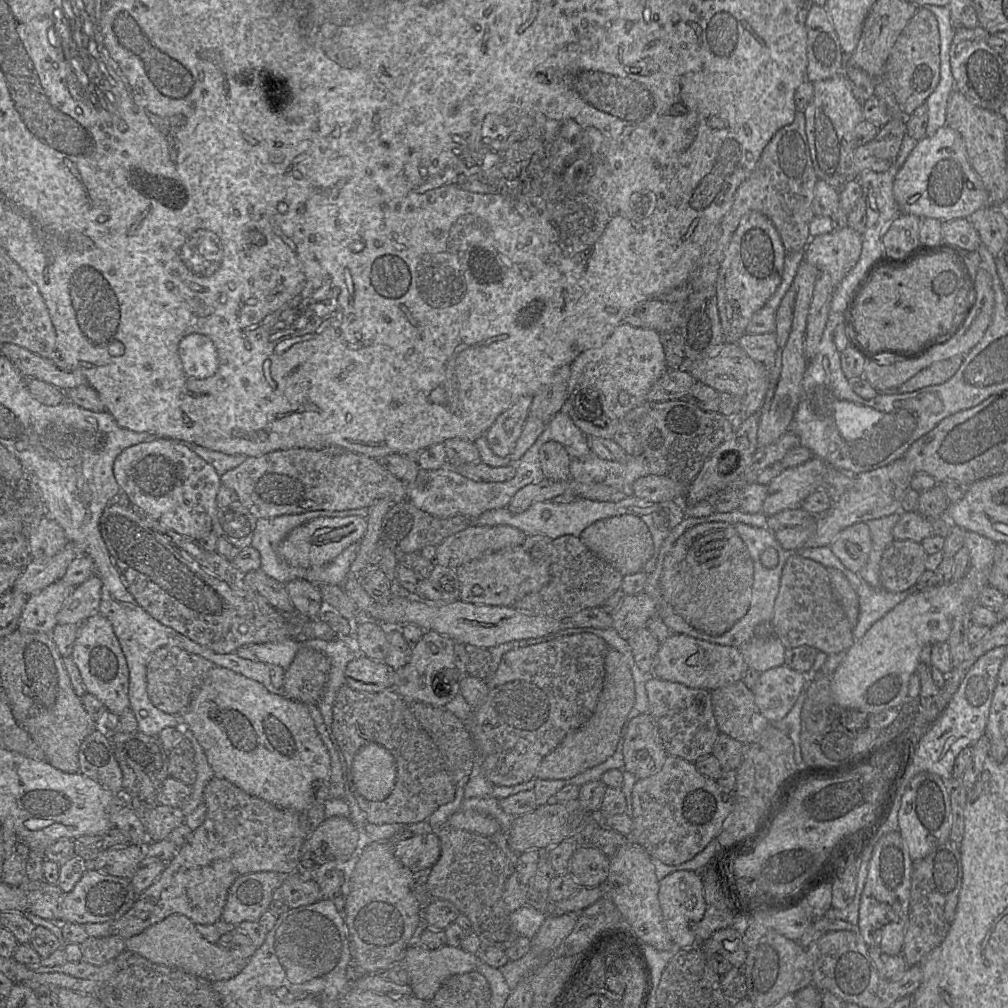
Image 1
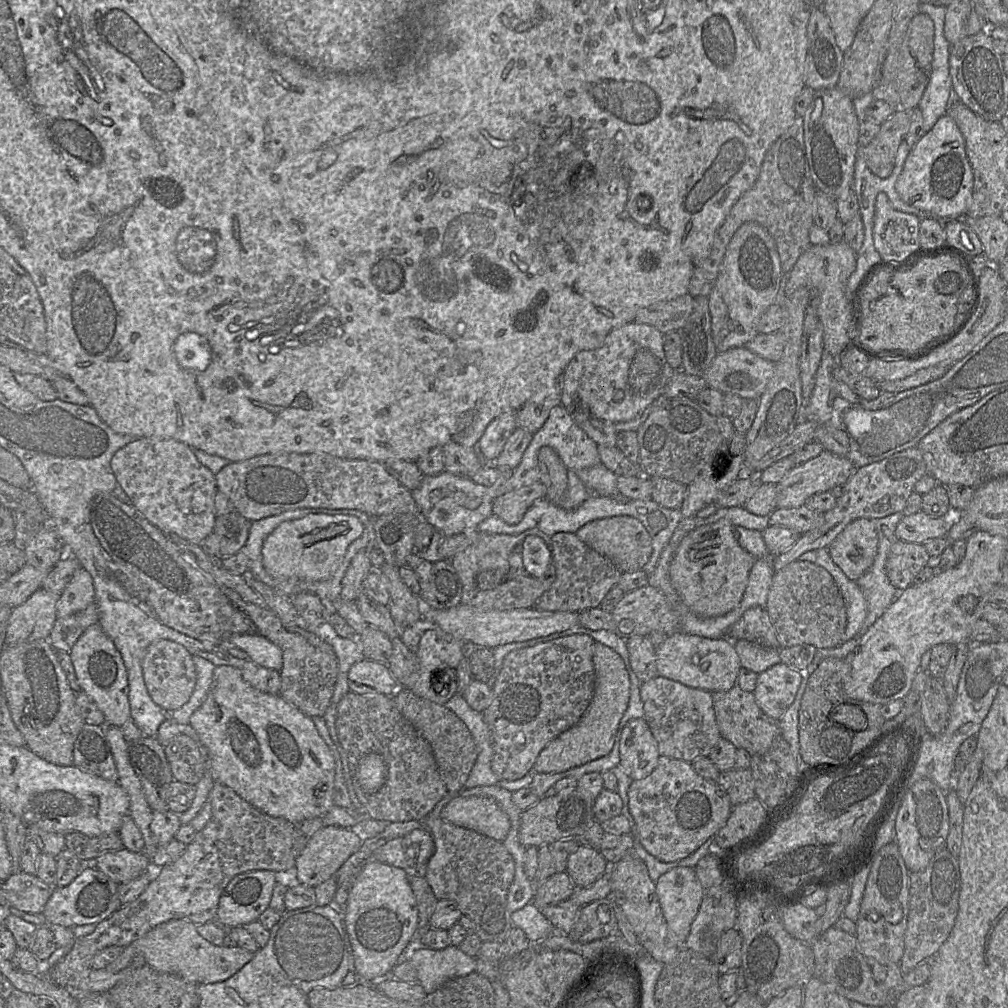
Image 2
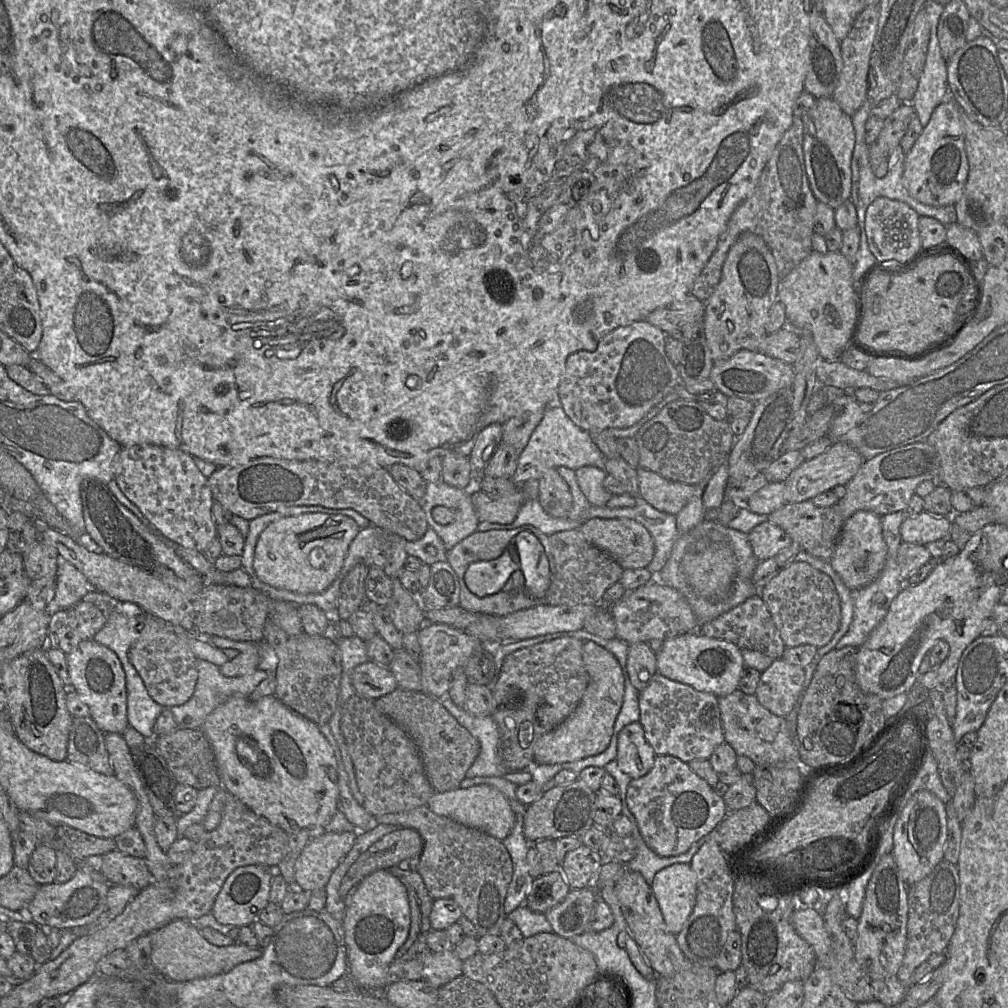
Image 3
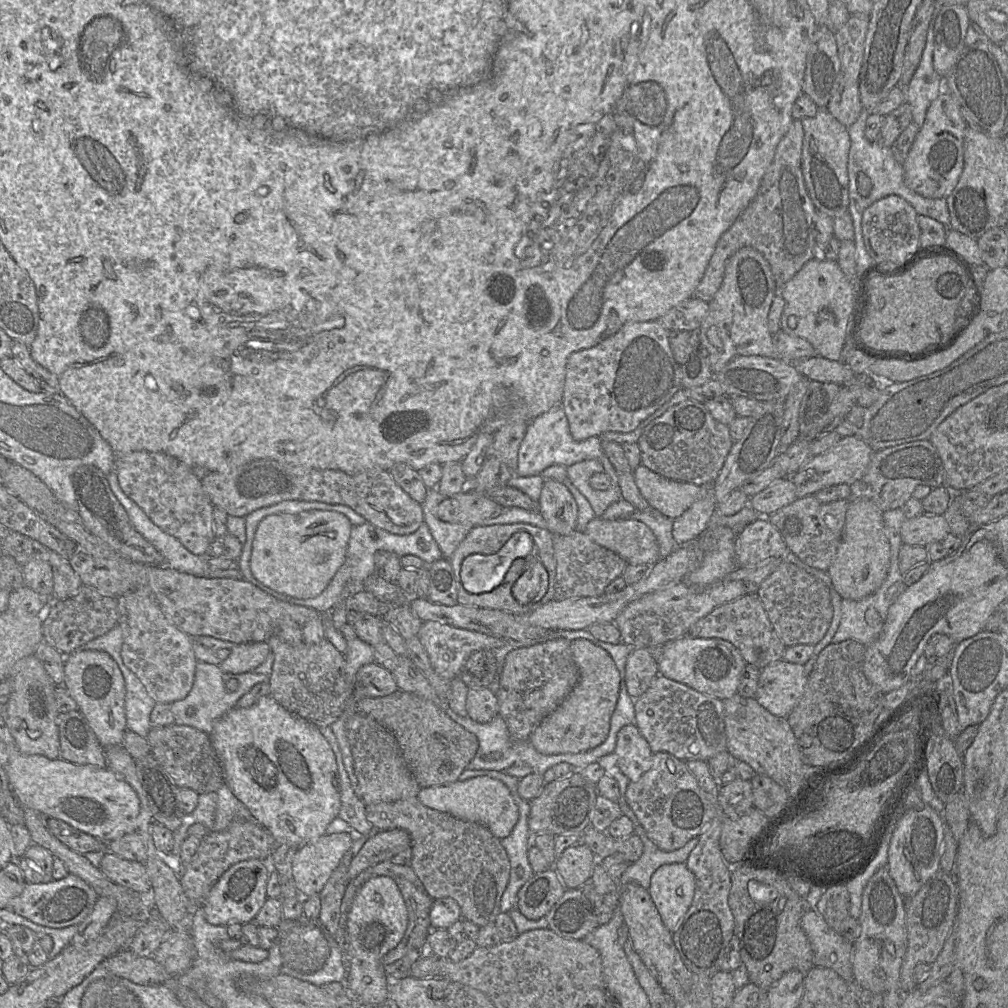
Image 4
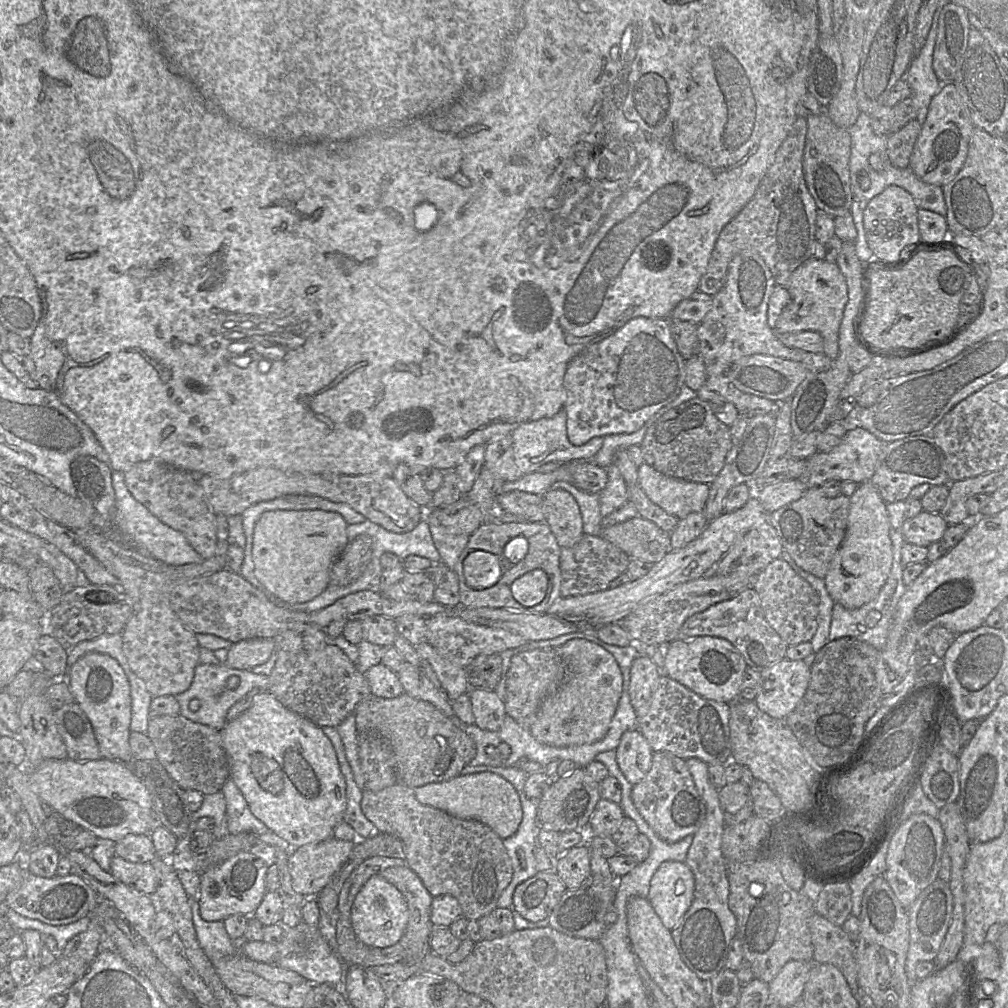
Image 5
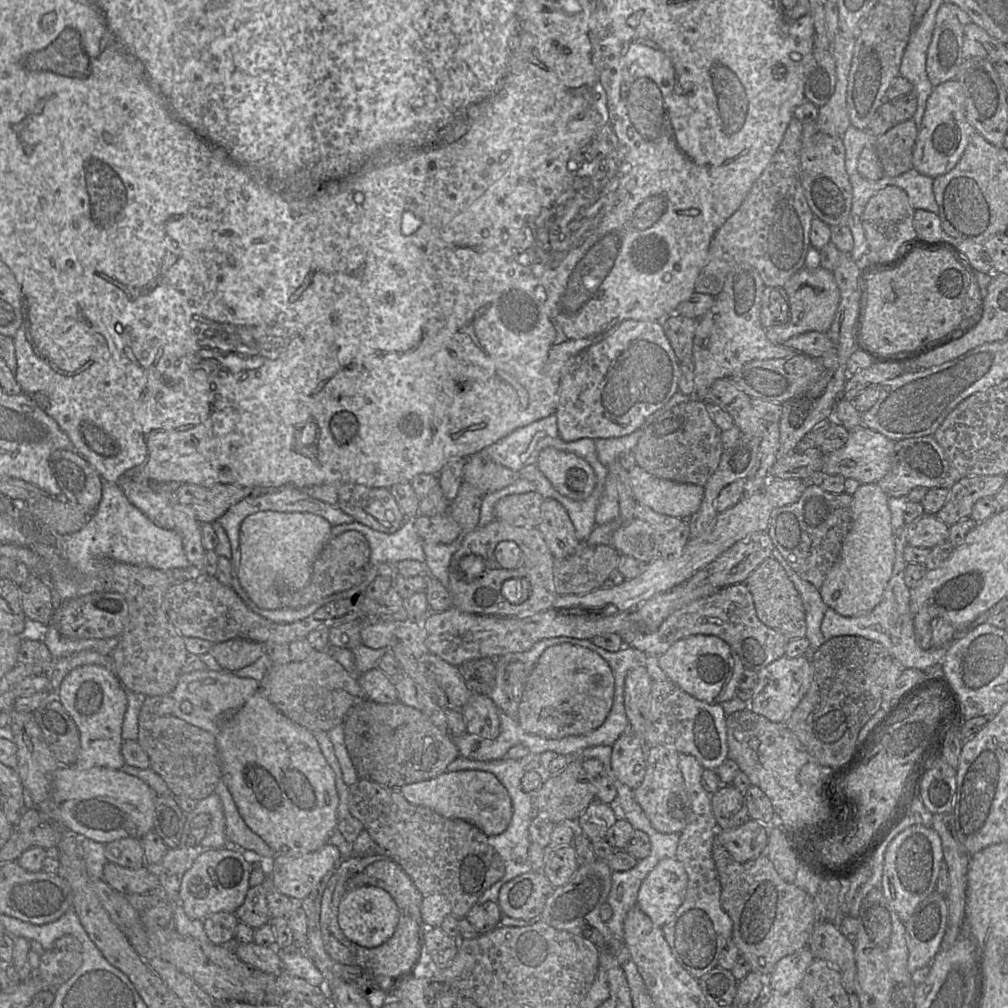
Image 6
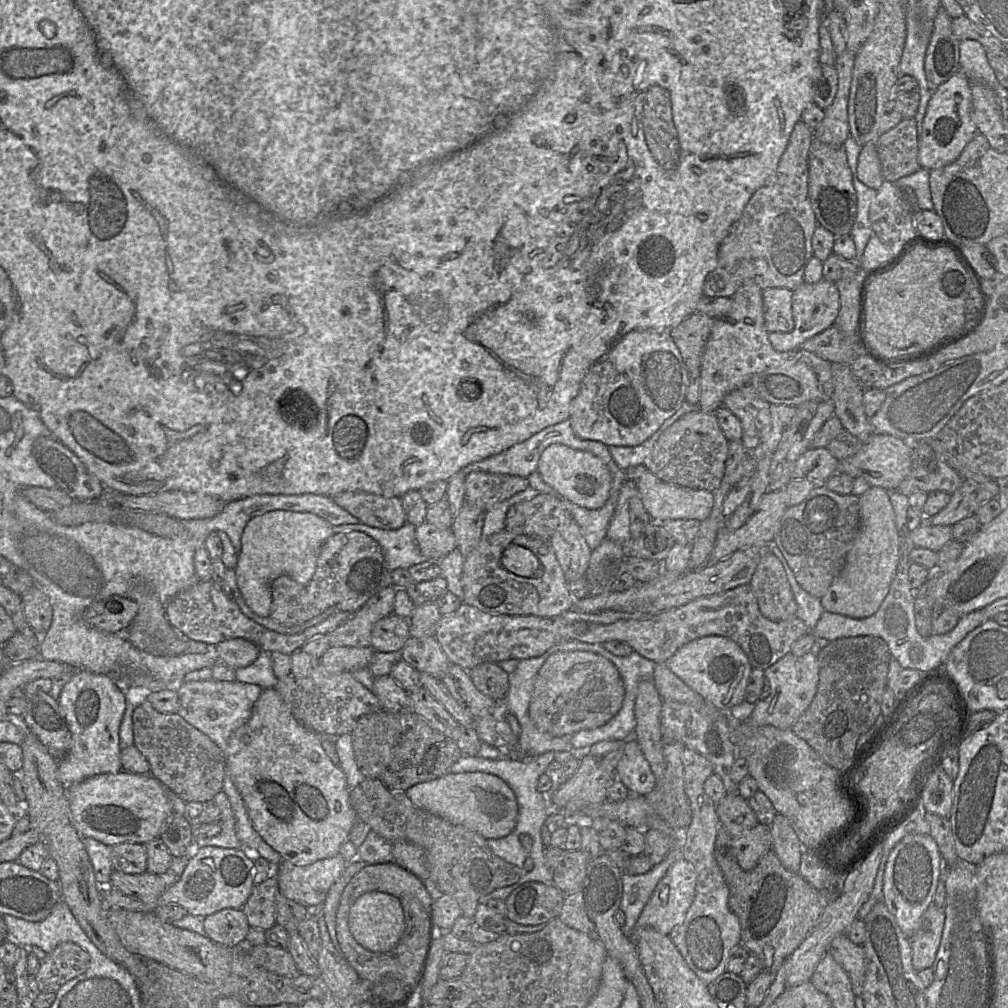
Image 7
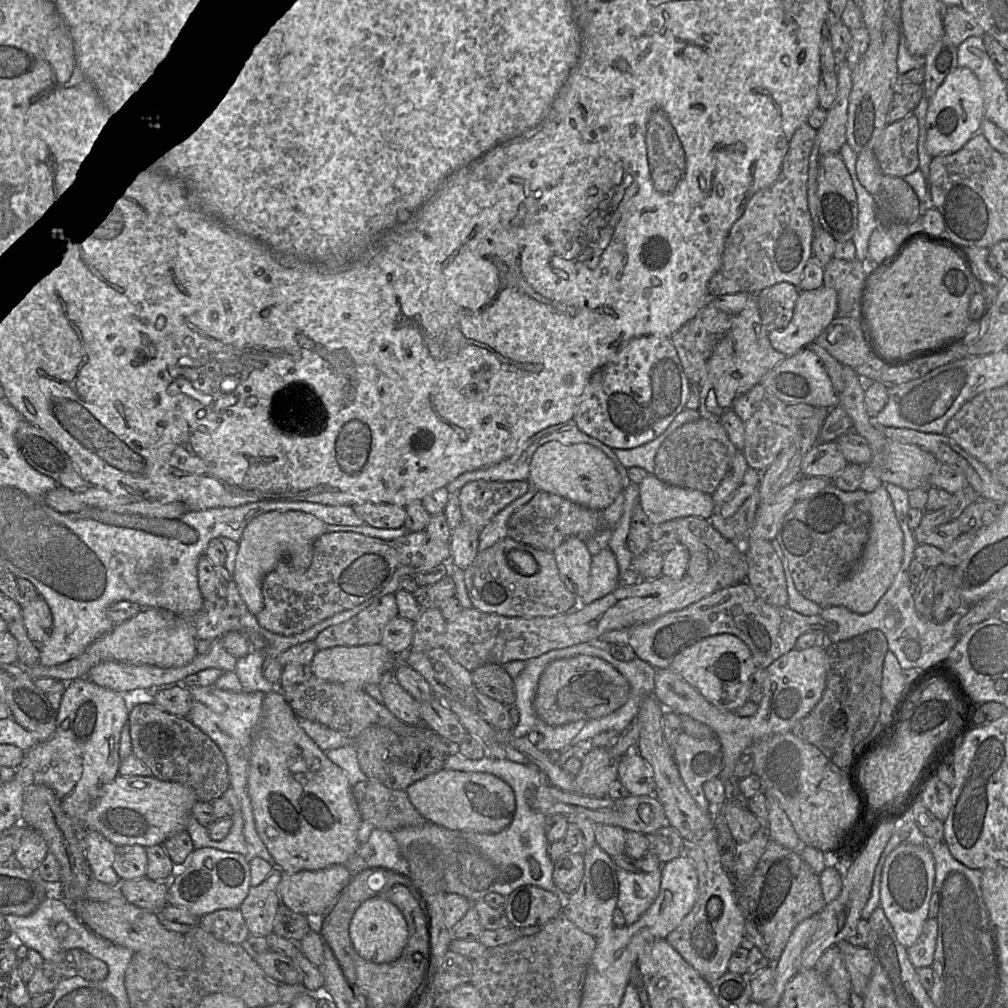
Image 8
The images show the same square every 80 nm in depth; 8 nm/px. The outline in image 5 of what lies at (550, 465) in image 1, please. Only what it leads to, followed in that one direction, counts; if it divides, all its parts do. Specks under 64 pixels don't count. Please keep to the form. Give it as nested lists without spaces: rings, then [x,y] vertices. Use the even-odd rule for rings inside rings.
[[[549,489],[543,495],[544,522],[561,548],[575,546],[583,537],[582,520],[574,498],[566,491]]]

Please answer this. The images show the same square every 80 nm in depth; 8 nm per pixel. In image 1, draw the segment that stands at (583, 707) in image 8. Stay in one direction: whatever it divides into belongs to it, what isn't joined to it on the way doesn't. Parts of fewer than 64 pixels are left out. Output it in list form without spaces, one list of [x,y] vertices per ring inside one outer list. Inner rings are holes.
[[[608,649],[604,666],[604,684],[593,714],[585,724],[569,732],[563,741],[542,759],[536,771],[536,779],[572,778],[602,763],[616,751],[622,727],[635,703],[635,684],[631,669],[626,662],[625,657],[616,649]]]

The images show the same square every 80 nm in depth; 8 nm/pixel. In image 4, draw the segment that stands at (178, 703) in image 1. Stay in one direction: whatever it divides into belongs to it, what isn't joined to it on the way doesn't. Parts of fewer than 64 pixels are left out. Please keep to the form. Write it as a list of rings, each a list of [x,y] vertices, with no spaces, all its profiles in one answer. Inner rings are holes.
[[[148,586],[129,591],[121,597],[124,597],[125,609],[125,616],[120,621],[124,635],[121,649],[124,664],[139,678],[156,703],[171,704],[184,699],[193,687],[198,662],[193,639],[167,620]]]

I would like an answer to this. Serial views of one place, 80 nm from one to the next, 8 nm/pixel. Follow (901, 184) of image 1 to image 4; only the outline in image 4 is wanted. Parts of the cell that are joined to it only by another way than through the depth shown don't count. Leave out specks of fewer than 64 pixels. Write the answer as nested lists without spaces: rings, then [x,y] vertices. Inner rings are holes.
[[[944,89],[929,105],[925,121],[920,127],[903,164],[904,181],[911,190],[923,197],[933,199],[946,198],[951,193],[963,171],[963,143],[966,127],[967,125],[961,116],[956,99],[949,91]]]

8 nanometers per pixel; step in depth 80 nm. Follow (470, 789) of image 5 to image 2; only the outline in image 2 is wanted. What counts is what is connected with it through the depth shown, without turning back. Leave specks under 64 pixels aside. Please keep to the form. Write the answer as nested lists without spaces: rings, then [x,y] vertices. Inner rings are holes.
[[[460,792],[442,809],[440,817],[503,842],[510,830],[507,813],[493,798],[462,796]]]

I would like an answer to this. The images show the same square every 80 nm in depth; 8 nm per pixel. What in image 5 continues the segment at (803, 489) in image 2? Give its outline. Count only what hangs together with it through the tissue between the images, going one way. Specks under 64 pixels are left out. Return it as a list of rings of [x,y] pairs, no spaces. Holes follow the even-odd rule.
[[[849,428],[840,446],[828,454],[816,454],[807,461],[807,467],[800,477],[808,488],[816,488],[826,481],[854,482],[862,485],[870,481],[875,473],[883,443],[862,428]]]

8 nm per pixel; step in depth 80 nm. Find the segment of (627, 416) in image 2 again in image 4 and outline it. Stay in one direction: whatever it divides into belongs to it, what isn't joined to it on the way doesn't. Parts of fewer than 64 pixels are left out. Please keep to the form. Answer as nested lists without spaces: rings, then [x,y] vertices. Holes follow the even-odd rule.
[[[658,321],[626,324],[616,334],[588,349],[572,353],[566,364],[562,406],[574,440],[583,441],[605,432],[628,433],[682,389],[680,365],[675,361],[669,331]]]

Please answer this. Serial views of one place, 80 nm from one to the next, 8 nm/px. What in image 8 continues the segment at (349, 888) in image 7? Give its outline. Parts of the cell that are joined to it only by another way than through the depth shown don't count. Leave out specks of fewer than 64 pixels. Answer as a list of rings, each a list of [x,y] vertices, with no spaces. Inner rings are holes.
[[[368,868],[366,870],[361,871],[358,874],[353,874],[353,877],[347,884],[347,886],[343,889],[343,891],[338,896],[334,906],[329,911],[328,914],[325,914],[323,917],[319,918],[317,920],[317,926],[319,933],[321,934],[324,943],[328,945],[338,963],[340,964],[343,973],[346,977],[346,979],[351,983],[356,983],[357,978],[357,972],[356,972],[356,966],[354,965],[354,961],[350,957],[350,953],[355,950],[353,943],[348,938],[349,934],[349,926],[350,921],[357,910],[357,908],[366,900],[373,898],[375,896],[378,896],[380,893],[384,893],[386,890],[390,889],[391,887],[395,885],[404,885],[406,886],[413,896],[419,901],[421,904],[421,908],[423,910],[423,913],[427,913],[427,905],[419,892],[419,890],[414,886],[411,879],[408,875],[403,875],[398,872],[385,869],[385,868]]]

